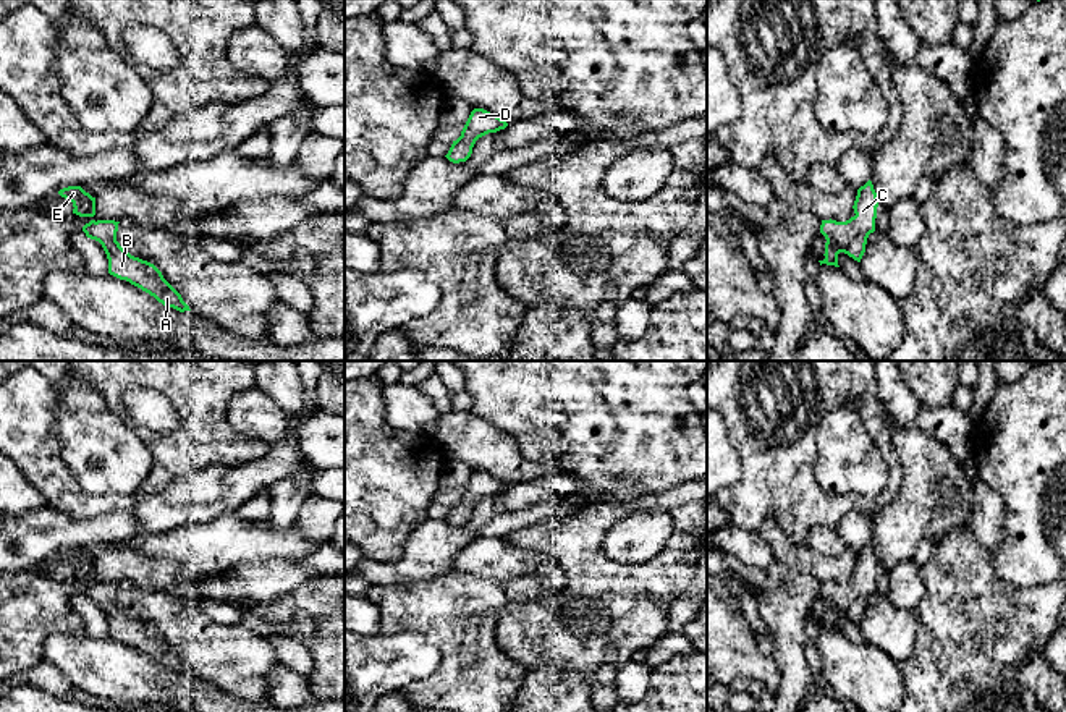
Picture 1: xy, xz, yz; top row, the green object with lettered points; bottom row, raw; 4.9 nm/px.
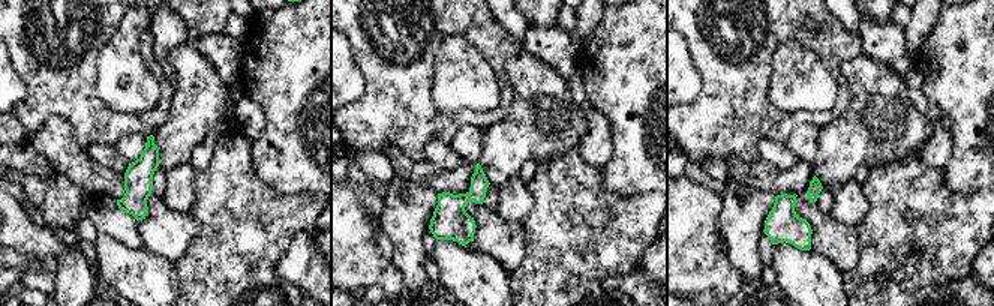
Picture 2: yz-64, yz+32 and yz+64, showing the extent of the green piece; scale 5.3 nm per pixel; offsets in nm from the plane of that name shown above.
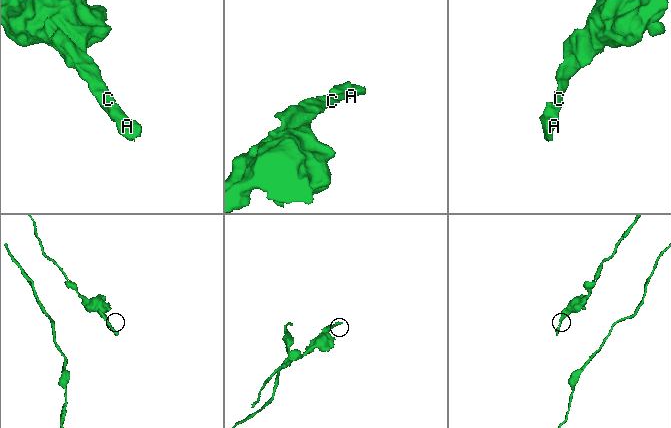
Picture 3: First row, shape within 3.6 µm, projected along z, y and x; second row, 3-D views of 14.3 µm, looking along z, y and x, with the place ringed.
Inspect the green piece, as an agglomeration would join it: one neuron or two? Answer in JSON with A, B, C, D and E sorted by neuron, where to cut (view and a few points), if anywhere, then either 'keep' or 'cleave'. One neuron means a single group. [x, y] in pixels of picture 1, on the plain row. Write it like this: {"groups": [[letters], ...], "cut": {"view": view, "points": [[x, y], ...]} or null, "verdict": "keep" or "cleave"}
{"groups": [["A", "B", "C", "D", "E"]], "cut": null, "verdict": "keep"}

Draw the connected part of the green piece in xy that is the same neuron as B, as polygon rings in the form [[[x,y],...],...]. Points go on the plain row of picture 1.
[[[91,583],[82,589],[87,600],[102,607],[108,621],[108,636],[154,659],[163,668],[180,675],[191,673],[181,657],[163,641],[150,625],[131,618],[116,604],[118,586],[115,583]]]

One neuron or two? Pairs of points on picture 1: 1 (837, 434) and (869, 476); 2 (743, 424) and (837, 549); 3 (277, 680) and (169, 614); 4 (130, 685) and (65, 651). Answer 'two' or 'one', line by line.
1: one
2: two
3: two
4: one

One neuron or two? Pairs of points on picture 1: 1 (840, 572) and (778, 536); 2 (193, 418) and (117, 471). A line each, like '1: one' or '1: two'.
1: one
2: two

